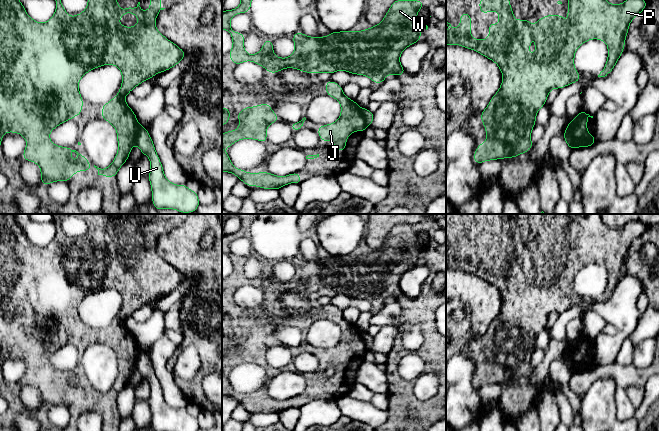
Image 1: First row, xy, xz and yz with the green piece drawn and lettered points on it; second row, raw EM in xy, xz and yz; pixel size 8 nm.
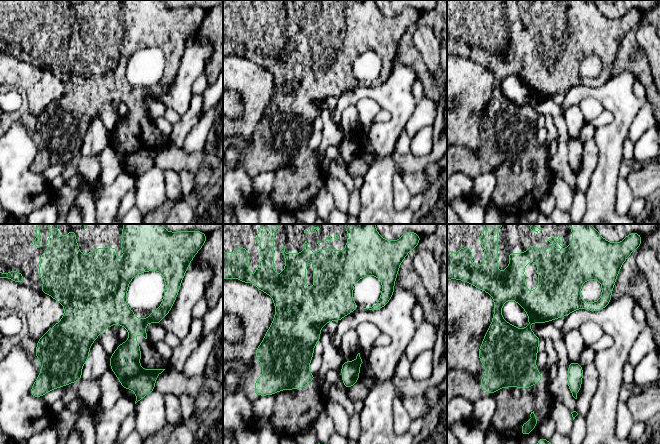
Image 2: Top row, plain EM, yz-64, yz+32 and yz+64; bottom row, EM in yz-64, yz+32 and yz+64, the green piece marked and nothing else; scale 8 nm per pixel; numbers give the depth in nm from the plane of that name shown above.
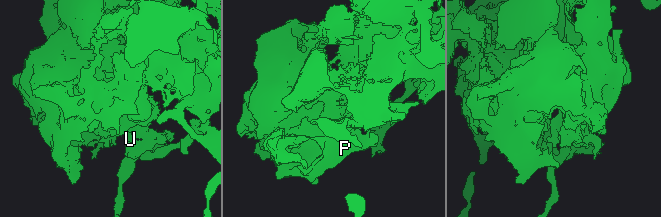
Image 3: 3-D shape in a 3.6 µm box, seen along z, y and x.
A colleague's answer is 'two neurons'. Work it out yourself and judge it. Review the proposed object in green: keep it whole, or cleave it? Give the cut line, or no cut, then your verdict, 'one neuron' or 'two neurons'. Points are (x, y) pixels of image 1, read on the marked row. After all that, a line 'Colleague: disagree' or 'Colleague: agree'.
cut in yz along (567, 128), (572, 134), (576, 146); two neurons
Colleague: agree

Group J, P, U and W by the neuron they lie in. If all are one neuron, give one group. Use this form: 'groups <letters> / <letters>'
groups J P W / U

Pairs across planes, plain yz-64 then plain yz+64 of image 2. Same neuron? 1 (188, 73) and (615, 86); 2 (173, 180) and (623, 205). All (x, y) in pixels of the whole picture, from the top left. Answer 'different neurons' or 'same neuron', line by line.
1: same neuron
2: same neuron

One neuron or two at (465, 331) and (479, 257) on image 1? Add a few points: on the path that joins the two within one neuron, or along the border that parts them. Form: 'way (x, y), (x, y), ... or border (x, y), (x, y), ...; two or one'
way (479, 313), (479, 275); one

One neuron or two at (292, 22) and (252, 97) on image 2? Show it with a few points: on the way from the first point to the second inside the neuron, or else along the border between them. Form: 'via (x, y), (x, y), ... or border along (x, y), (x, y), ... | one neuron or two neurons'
via (292, 42), (292, 58), (267, 77) | one neuron

